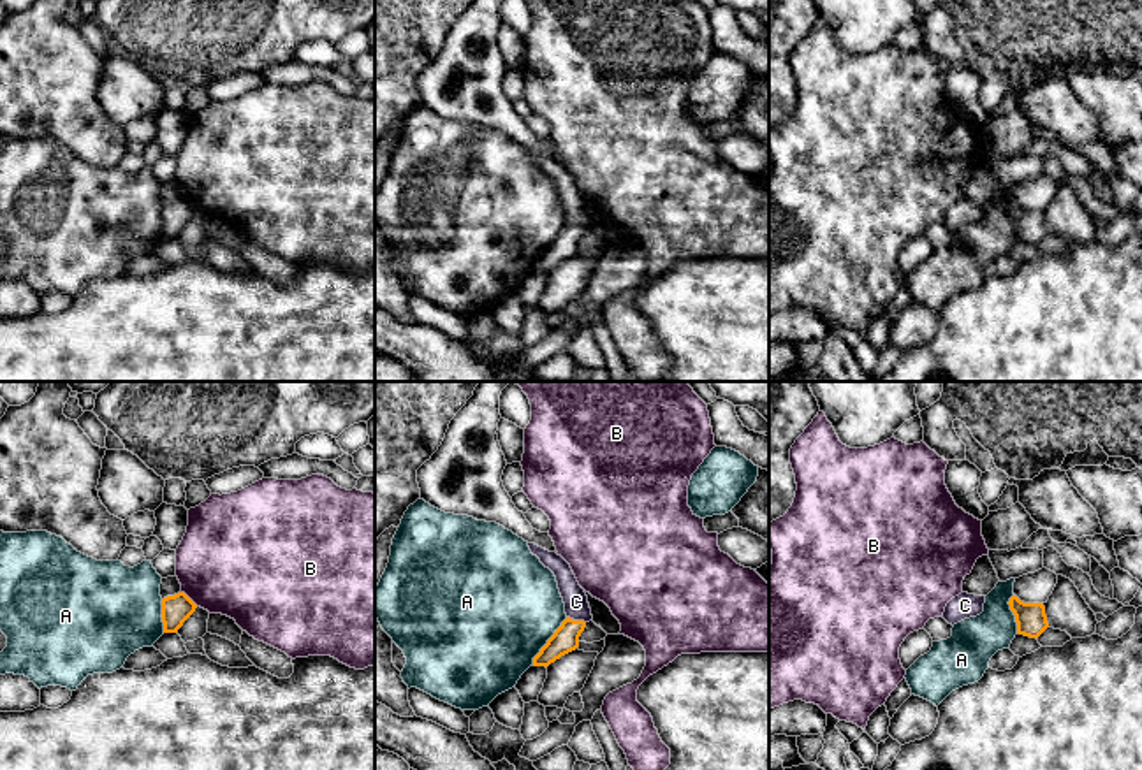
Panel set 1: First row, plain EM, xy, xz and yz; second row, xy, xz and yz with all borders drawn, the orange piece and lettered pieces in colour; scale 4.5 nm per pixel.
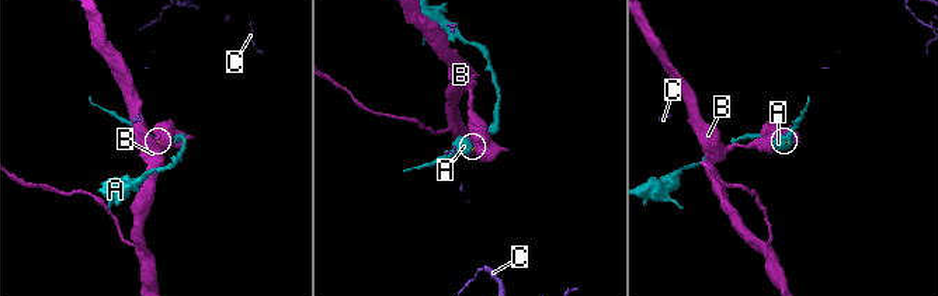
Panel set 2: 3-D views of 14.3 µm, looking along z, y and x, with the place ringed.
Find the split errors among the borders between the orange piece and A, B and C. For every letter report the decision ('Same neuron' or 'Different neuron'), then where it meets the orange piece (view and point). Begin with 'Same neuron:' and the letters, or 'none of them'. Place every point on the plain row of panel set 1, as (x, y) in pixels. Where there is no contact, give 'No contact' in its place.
Same neuron: C
A: Different neuron. Touches orange at xz (548, 248)
B: Different neuron. Touches orange at xy (189, 204)
C: Same neuron. Touches orange at xz (576, 227)

